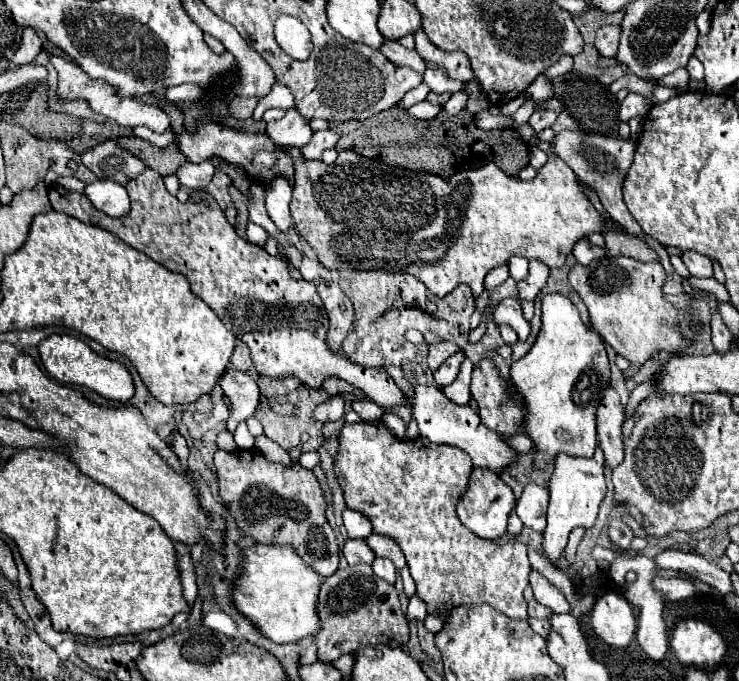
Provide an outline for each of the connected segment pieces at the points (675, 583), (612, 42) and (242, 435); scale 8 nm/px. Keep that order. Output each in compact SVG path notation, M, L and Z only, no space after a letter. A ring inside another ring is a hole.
M657 578L653 582L653 586L657 590L661 590L667 600L685 600L685 598L693 596L693 586L687 580L681 580L681 578L671 578L671 580Z
M601 26L595 36L595 48L601 56L615 56L619 48L621 38L621 26Z
M246 421L239 423L233 436L239 449L249 449L254 445L255 438L250 434Z

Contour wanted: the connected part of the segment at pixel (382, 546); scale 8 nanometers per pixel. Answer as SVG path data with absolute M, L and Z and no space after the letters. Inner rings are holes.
M371 534L367 538L369 546L373 548L373 552L377 556L383 556L383 558L389 558L393 560L393 564L401 570L405 566L405 556L401 552L401 548L397 548L397 542L395 540L389 540L389 536L383 536L383 534Z

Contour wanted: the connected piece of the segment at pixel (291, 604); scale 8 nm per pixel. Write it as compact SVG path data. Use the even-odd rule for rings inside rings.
M255 544L245 548L245 572L233 590L235 606L277 644L293 644L321 630L317 614L317 598L323 578L309 568L293 546Z

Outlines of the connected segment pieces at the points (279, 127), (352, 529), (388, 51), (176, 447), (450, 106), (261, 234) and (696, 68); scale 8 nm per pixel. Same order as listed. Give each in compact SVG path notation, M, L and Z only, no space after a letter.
M295 108L287 110L287 116L267 123L266 132L278 145L305 146L313 138L313 130Z
M345 508L343 522L345 522L345 528L347 528L349 538L367 538L373 532L371 520L363 512L359 512L359 510Z
M387 40L387 42L383 44L381 52L383 52L393 64L397 64L397 66L409 66L409 68L421 72L421 74L427 70L427 64L425 64L425 60L417 54L417 50L407 50L407 48L403 48L399 42L395 42L395 40Z
M175 434L175 436L173 436L171 448L173 448L173 452L179 456L179 460L181 460L181 462L185 462L185 460L187 460L189 450L187 450L187 442L185 442L185 438L183 438L181 434Z
M453 94L443 108L447 114L459 114L465 108L465 104L467 104L467 94Z
M247 224L247 238L251 244L257 244L257 246L265 246L267 242L267 232L257 226L257 224Z
M693 56L693 60L689 60L689 64L687 64L687 72L689 72L689 76L691 76L691 80L693 82L701 82L703 80L703 64Z

